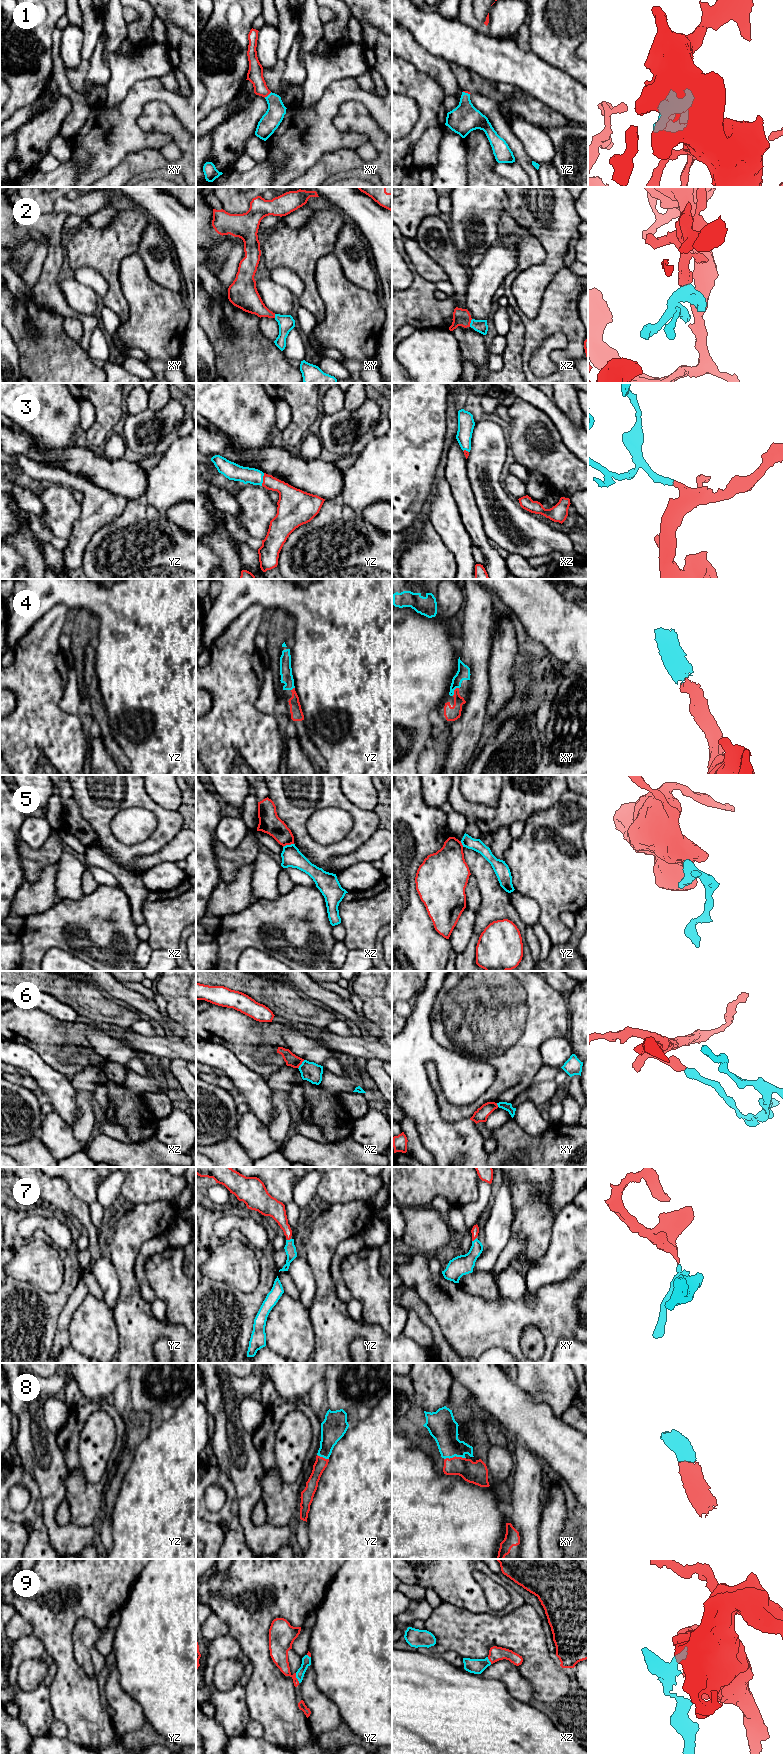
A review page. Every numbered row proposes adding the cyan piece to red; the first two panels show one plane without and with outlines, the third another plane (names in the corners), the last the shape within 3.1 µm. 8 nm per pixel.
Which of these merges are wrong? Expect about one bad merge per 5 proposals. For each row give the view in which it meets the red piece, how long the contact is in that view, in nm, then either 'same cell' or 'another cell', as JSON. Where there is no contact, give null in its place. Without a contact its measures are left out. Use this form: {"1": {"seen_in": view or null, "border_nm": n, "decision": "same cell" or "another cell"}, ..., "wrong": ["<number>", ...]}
{"1": {"seen_in": "xy", "border_nm": 80, "decision": "same cell"}, "2": {"seen_in": "xz", "border_nm": 70, "decision": "same cell"}, "3": {"seen_in": "yz", "border_nm": 110, "decision": "same cell"}, "4": {"seen_in": "xy", "border_nm": 90, "decision": "same cell"}, "5": {"seen_in": "xz", "border_nm": 90, "decision": "another cell"}, "6": {"seen_in": "xz", "border_nm": 90, "decision": "another cell"}, "7": {"seen_in": "xy", "border_nm": 50, "decision": "same cell"}, "8": {"seen_in": "xy", "border_nm": 180, "decision": "same cell"}, "9": {"seen_in": "yz", "border_nm": 90, "decision": "same cell"}, "wrong": ["5", "6"]}

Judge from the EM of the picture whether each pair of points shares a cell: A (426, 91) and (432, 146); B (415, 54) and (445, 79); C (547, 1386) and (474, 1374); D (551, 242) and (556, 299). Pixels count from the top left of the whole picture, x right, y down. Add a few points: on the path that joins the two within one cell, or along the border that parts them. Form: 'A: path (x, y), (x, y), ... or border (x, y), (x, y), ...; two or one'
A: border (441, 127), (428, 127), (414, 144); two
B: path (424, 61), (440, 70); one
C: border (515, 1382), (532, 1399); two
D: border (568, 266), (561, 267), (556, 272), (541, 295); two

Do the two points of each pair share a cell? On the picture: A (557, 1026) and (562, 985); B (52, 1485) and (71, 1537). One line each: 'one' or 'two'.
A: two
B: one

